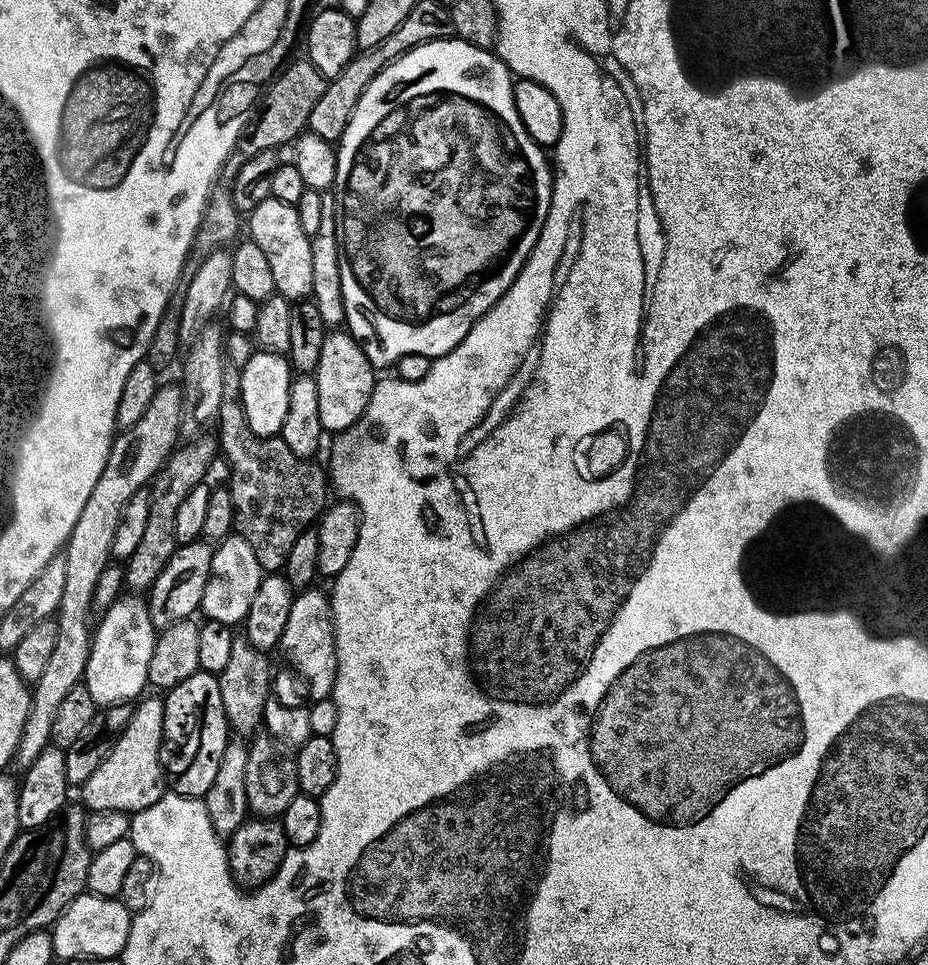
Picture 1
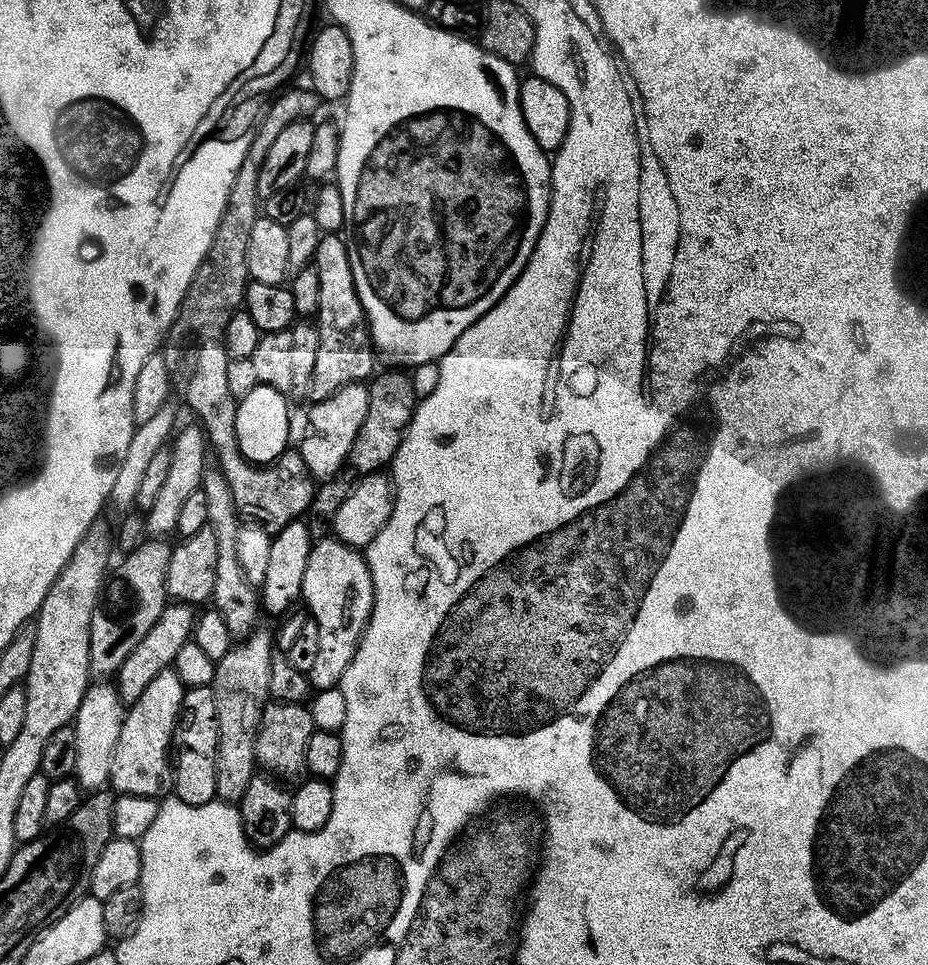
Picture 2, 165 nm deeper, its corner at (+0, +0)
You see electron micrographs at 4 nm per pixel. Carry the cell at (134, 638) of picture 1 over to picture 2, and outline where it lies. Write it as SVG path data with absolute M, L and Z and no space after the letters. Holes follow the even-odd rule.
M93 683L76 711L74 727L78 745L78 762L74 779L84 790L100 790L108 784L114 746L118 746L118 734L122 730L126 705L120 699L119 691L112 684L111 686L108 684L111 683Z

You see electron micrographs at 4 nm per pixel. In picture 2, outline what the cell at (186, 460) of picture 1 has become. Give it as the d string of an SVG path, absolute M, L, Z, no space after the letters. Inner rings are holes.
M164 538L145 539L133 553L125 555L120 560L122 562L117 568L115 565L110 579L105 583L100 603L94 610L94 618L90 620L90 670L93 677L115 677L119 673L122 662L126 662L126 658L130 658L134 646L138 646L138 642L142 642L142 638L146 638L146 634L150 634L150 626L154 626L154 622L158 622L165 604L169 603L166 572L170 570L173 545L167 544L167 542L168 540Z

